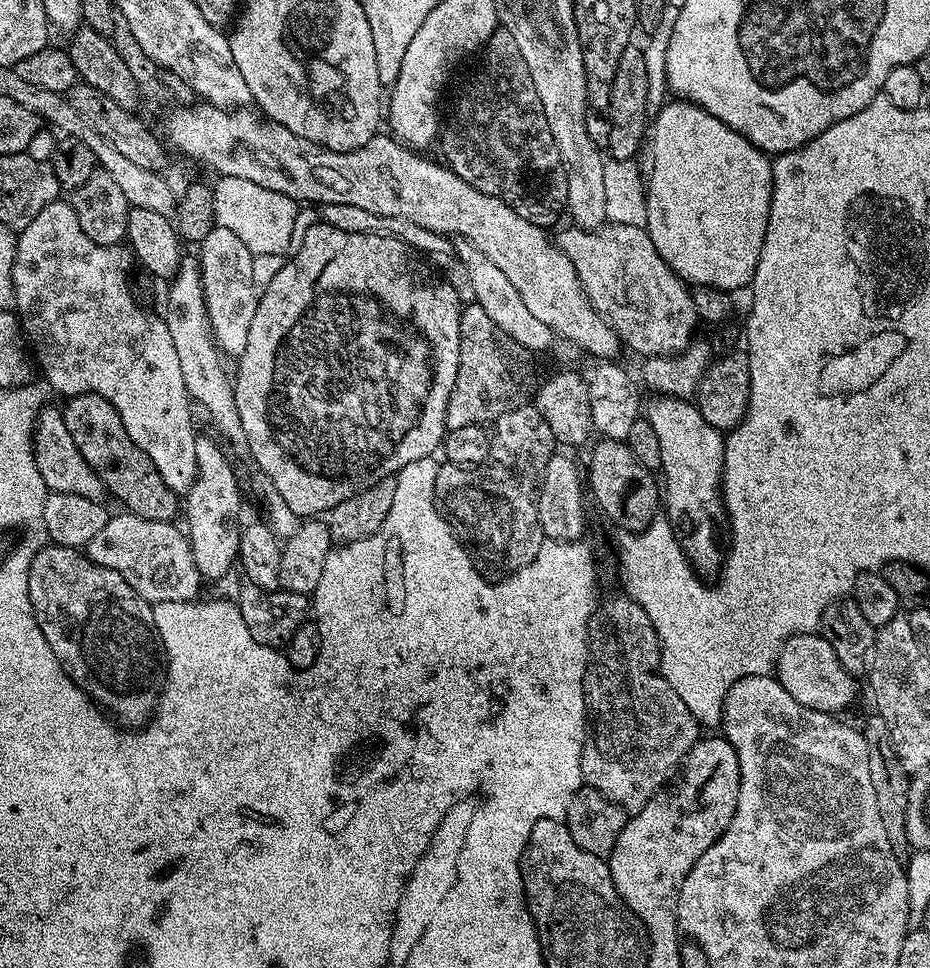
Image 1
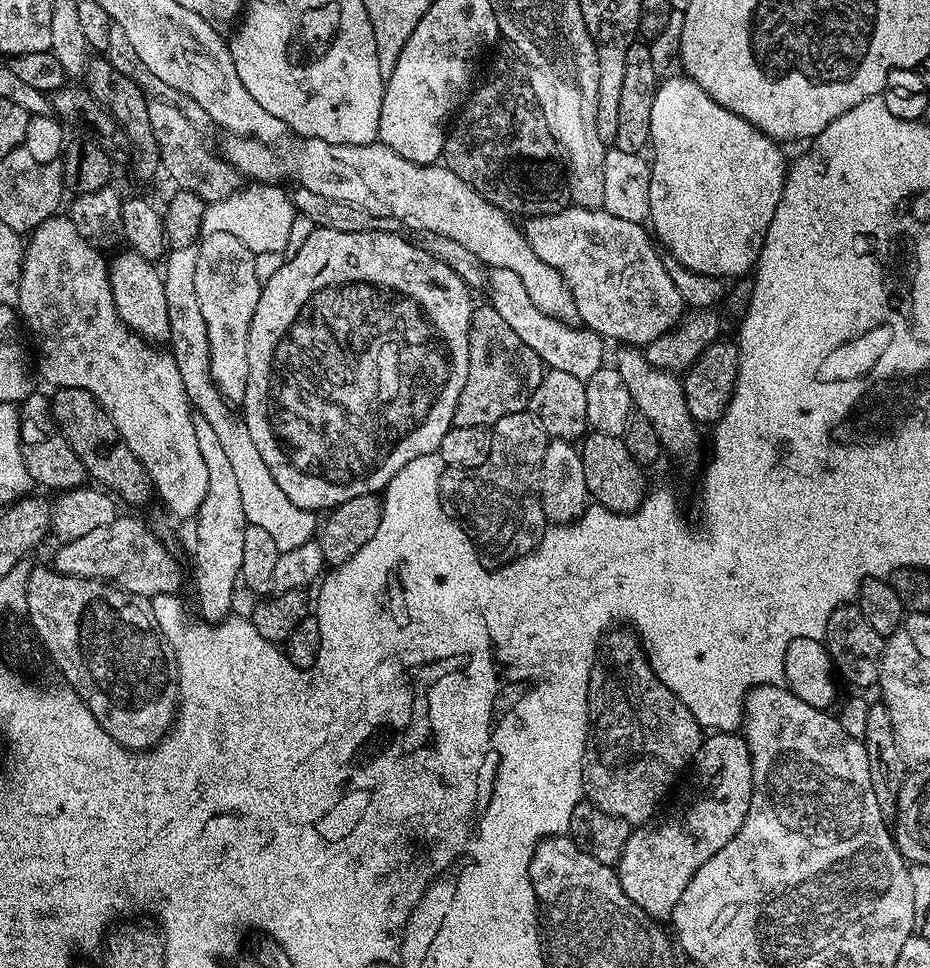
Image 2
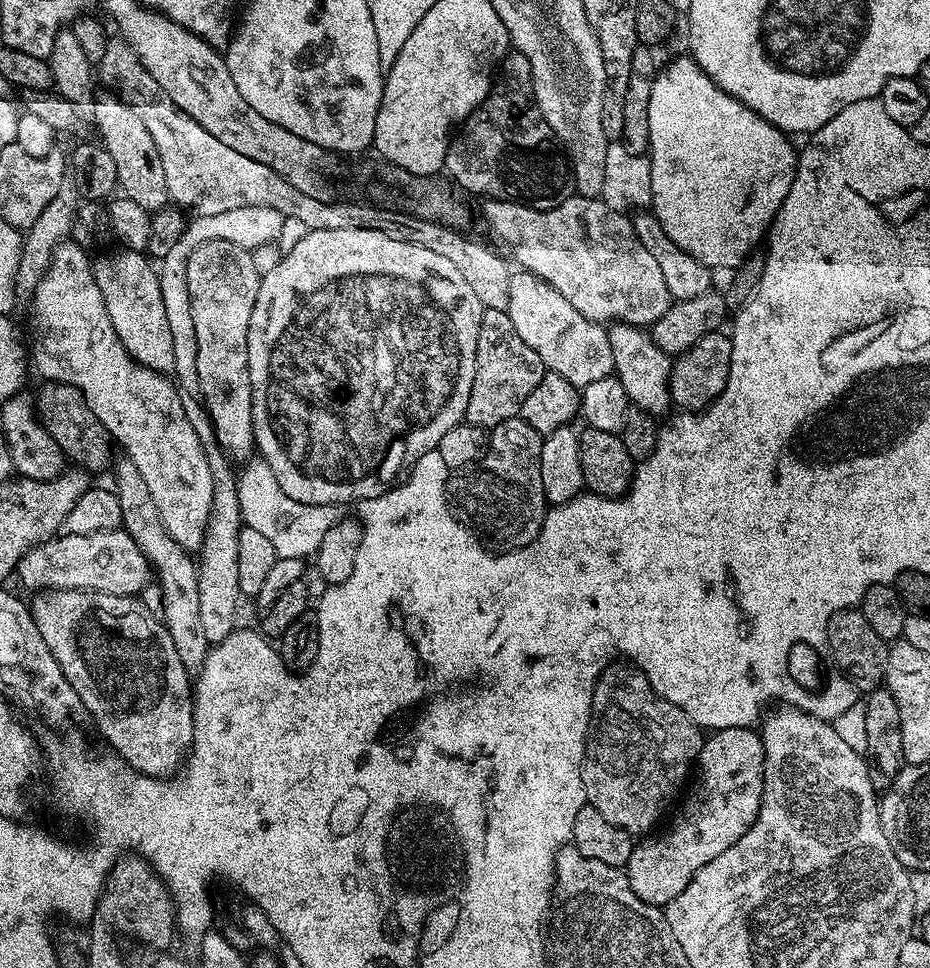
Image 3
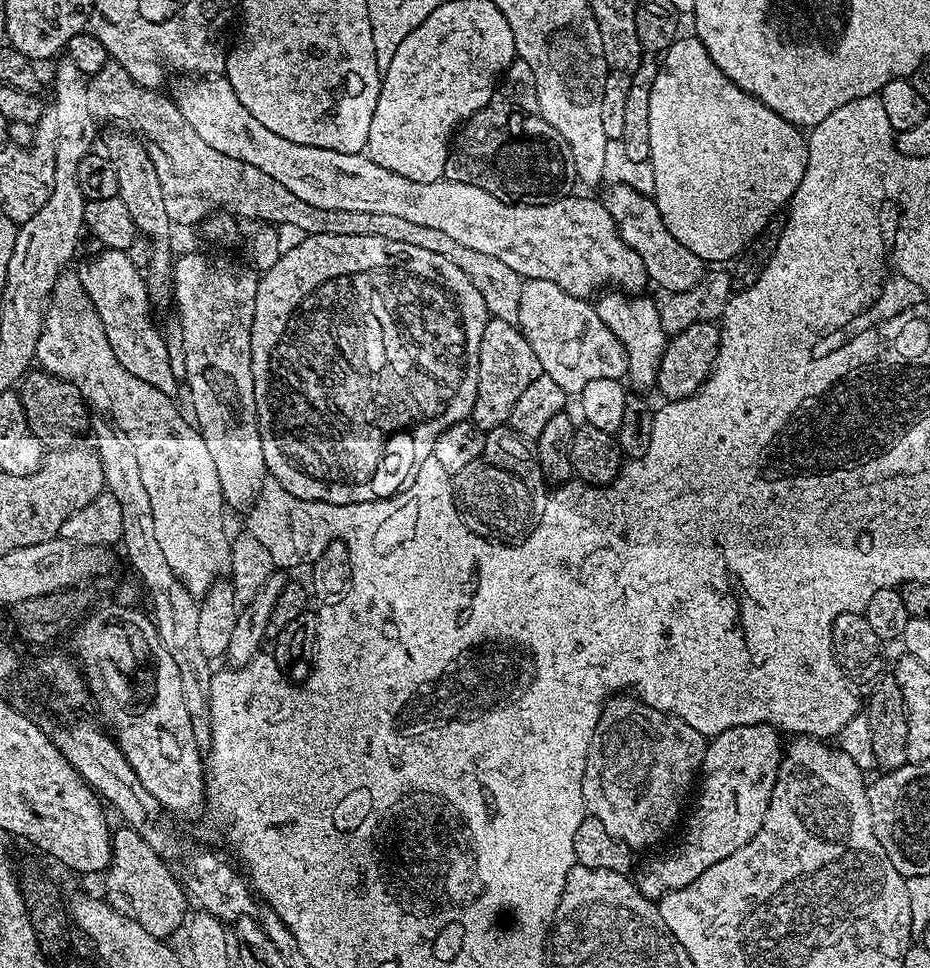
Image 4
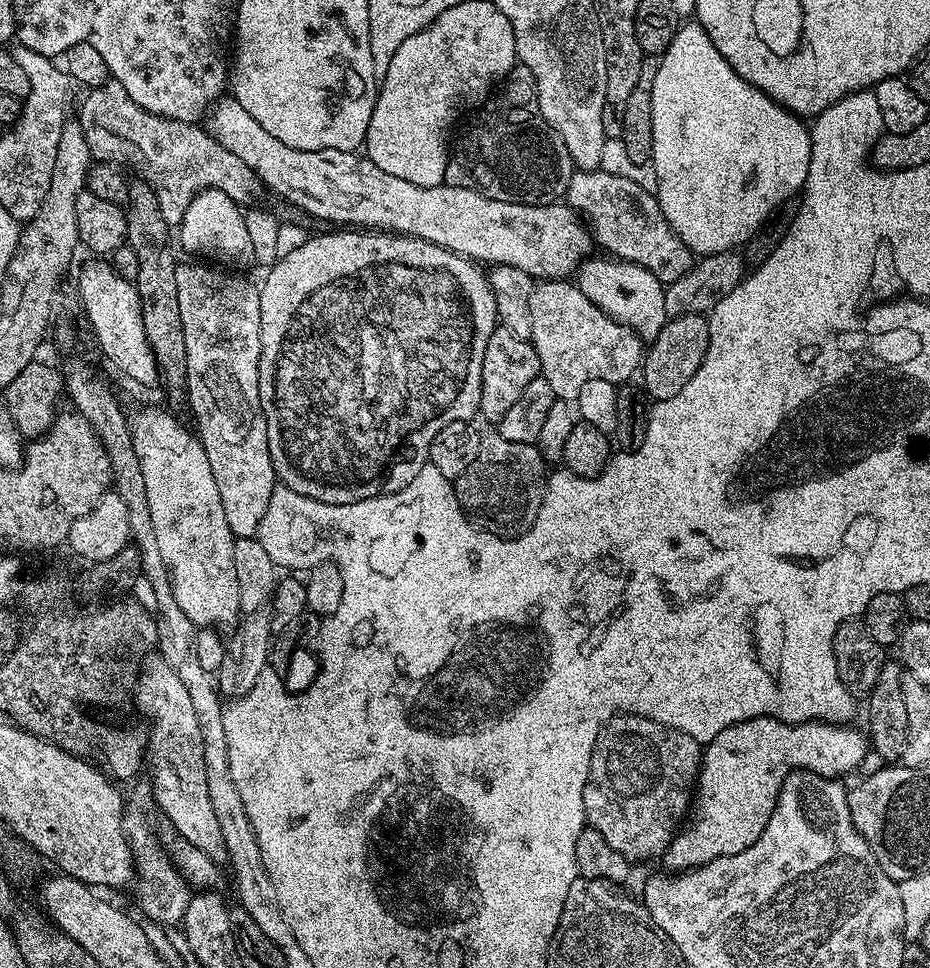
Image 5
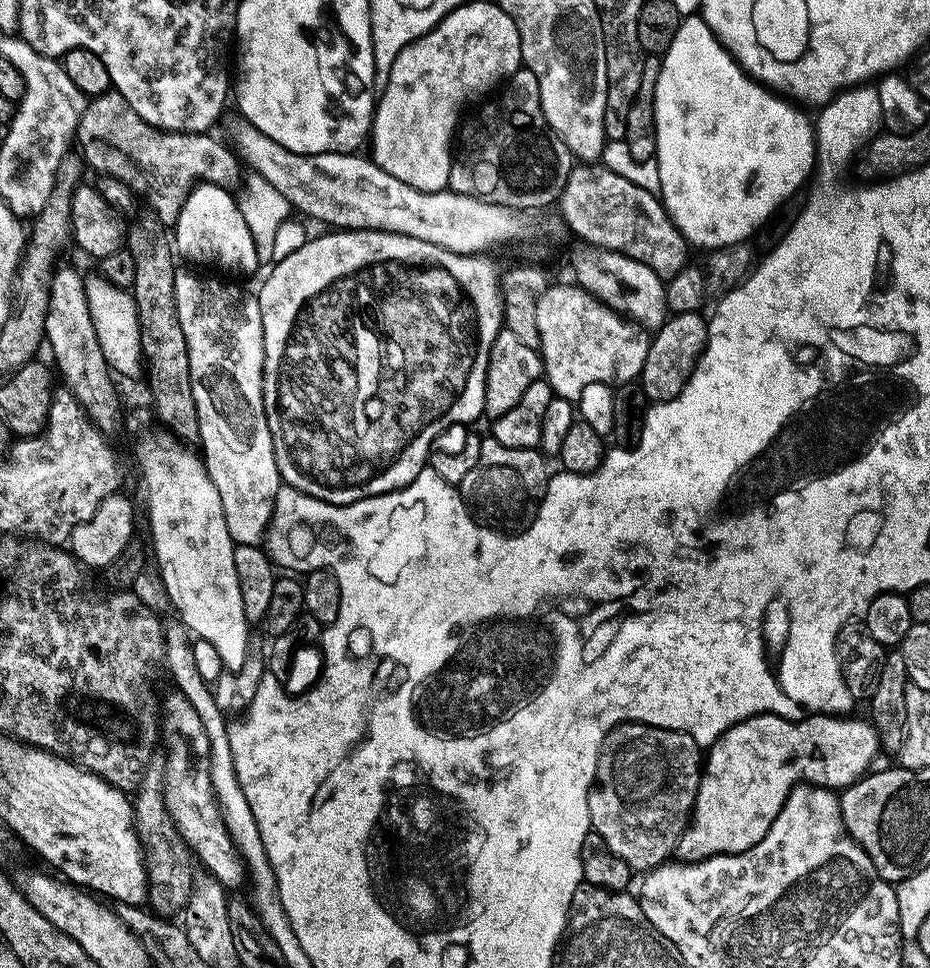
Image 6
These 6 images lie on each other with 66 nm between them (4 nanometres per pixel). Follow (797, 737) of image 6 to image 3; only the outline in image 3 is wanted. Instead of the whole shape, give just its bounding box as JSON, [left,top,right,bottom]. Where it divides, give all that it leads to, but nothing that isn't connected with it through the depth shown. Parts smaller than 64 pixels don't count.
[626,727,764,906]

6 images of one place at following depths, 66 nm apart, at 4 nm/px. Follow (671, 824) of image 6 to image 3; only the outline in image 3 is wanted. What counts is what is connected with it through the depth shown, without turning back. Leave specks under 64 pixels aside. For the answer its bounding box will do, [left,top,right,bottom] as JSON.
[580,662,705,837]

